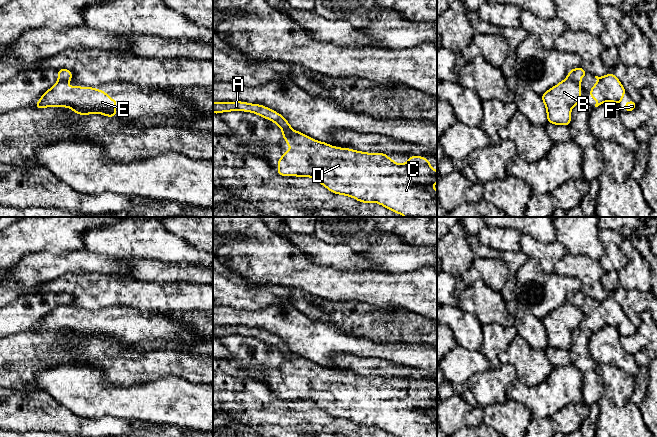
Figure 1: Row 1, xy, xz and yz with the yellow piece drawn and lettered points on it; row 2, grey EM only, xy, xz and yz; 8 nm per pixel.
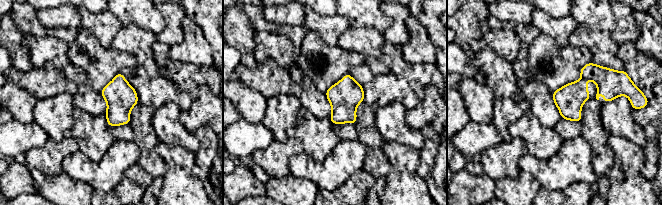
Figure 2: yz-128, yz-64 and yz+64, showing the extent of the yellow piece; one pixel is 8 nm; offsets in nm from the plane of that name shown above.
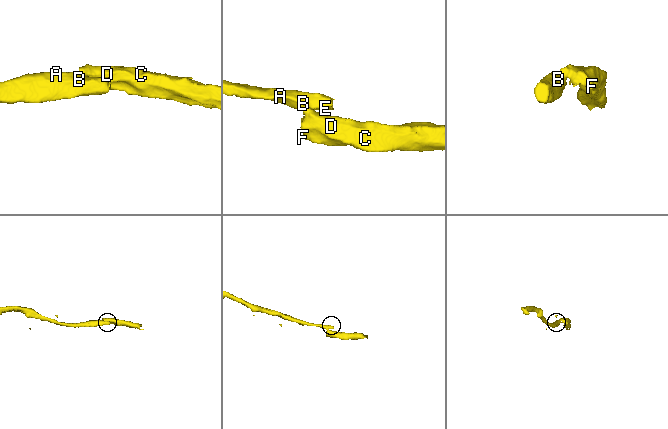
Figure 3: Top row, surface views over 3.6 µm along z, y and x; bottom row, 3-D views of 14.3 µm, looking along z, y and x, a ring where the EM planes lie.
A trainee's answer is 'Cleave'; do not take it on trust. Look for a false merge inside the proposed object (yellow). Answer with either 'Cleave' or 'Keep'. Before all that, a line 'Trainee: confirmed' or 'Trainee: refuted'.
Trainee: confirmed
Cleave

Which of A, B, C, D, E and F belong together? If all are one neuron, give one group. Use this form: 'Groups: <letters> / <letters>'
Groups: A B E / C D F

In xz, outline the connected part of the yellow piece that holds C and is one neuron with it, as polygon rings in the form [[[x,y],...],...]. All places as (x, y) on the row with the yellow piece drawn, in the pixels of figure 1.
[[[292,129],[282,130],[282,137],[286,139],[286,145],[293,149],[287,150],[278,160],[277,175],[312,177],[335,194],[350,196],[363,203],[375,202],[405,217],[437,217],[437,190],[429,187],[437,183],[437,171],[431,167],[429,159],[411,156],[406,163],[397,164],[385,153],[334,147]]]

